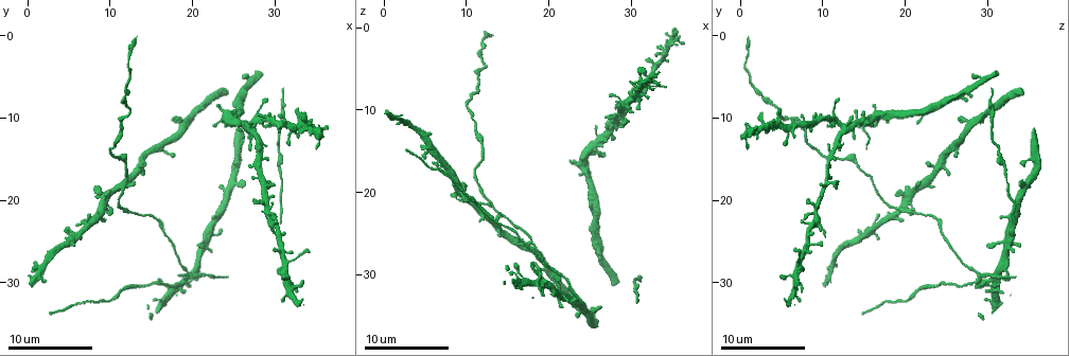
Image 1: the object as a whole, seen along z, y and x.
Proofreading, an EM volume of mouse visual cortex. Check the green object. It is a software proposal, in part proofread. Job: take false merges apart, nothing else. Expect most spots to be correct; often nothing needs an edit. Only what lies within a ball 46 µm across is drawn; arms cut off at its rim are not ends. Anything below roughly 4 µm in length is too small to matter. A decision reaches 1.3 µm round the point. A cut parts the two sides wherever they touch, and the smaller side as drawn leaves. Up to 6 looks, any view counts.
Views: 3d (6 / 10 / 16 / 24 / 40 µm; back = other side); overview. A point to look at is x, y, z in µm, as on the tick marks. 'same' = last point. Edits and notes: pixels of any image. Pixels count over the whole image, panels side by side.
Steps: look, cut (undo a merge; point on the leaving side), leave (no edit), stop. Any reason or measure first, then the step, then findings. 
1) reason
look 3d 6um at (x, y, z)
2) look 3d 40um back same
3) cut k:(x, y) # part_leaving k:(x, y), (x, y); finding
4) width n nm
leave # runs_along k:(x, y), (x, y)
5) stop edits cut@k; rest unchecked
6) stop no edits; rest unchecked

thin neck
look 3d 10um at (12.2, 9.2, 5.0)

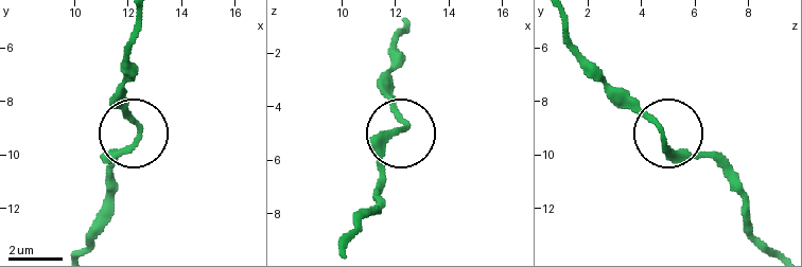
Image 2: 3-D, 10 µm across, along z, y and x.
look 3d 6um at (12.4, 9.2, 4.7)

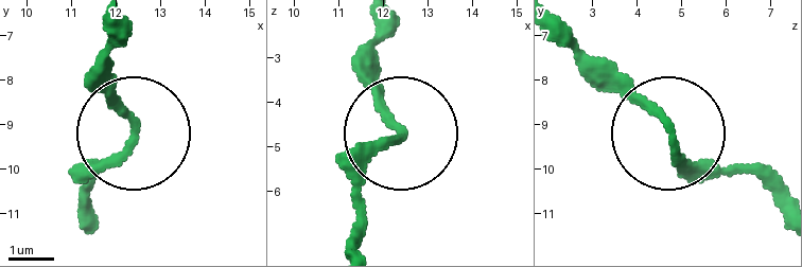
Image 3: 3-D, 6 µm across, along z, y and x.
leave # runs_along 3:(76, 202), (88, 167), (131, 134), (104, 57); one neuron here

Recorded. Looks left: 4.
look 3d 6um at (11.2, 15.0, 12.4)

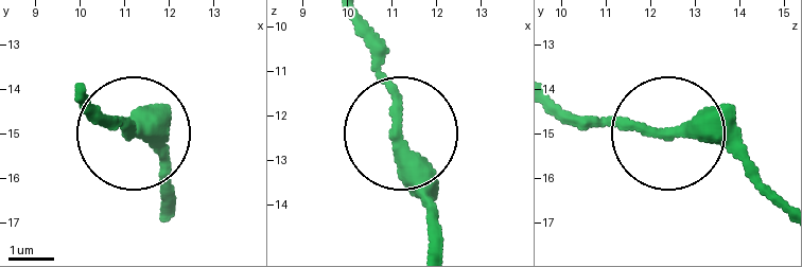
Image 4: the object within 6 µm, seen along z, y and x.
leave # runs_along 4:(783, 206), (714, 141), (570, 126); one neuron here

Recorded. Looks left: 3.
look 3d 6um at (19.2, 30.0, 28.4)

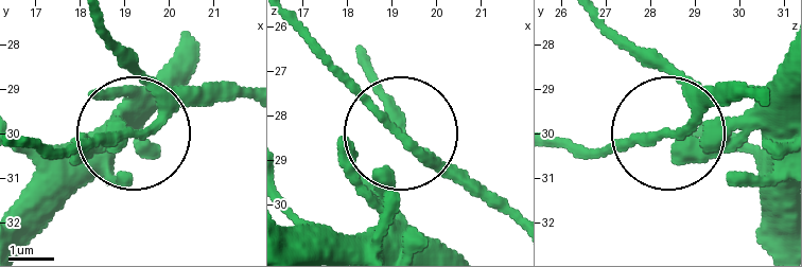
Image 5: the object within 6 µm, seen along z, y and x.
look 3d 6um back at (19.30, 30.00, 28.55)

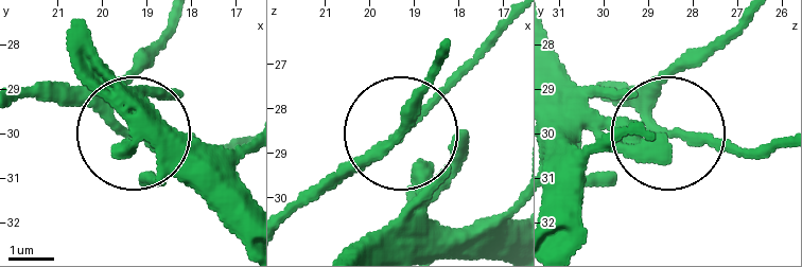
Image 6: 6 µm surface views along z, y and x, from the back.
leave # one neuron here

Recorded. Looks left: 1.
stop no edits; rest unchecked

